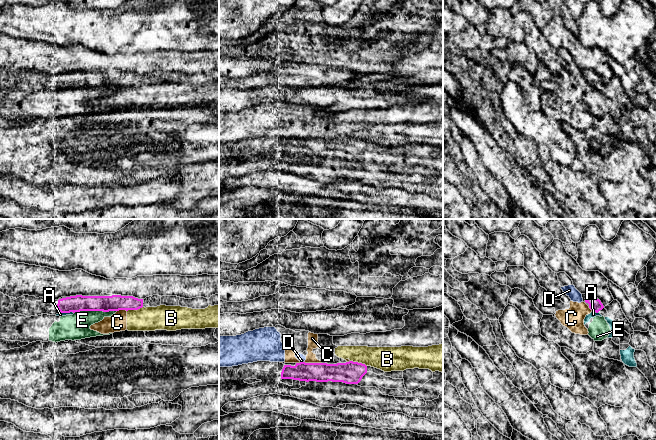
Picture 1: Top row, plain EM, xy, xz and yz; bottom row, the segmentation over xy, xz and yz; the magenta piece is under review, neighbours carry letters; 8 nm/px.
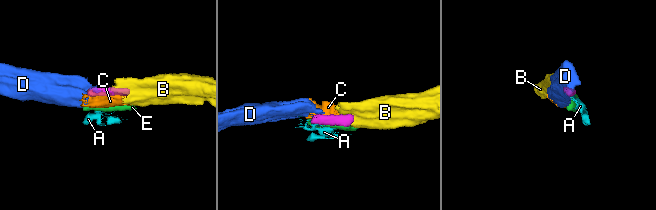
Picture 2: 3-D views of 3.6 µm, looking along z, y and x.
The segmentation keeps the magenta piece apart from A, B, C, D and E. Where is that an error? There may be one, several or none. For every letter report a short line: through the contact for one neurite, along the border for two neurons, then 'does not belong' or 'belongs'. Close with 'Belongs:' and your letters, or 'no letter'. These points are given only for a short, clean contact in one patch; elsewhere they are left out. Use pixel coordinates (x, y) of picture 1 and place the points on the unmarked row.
A: does not belong
B: line xz (350, 136), (361, 138), (366, 142); does not belong
C: line xz (304, 137), (321, 139); does not belong
D: line xz (300, 137), (303, 138); does not belong
E: line xy (116, 86), (76, 87), (74, 89); does not belong
Belongs: no letter

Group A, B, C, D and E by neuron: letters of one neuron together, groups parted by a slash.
A E / B C D

